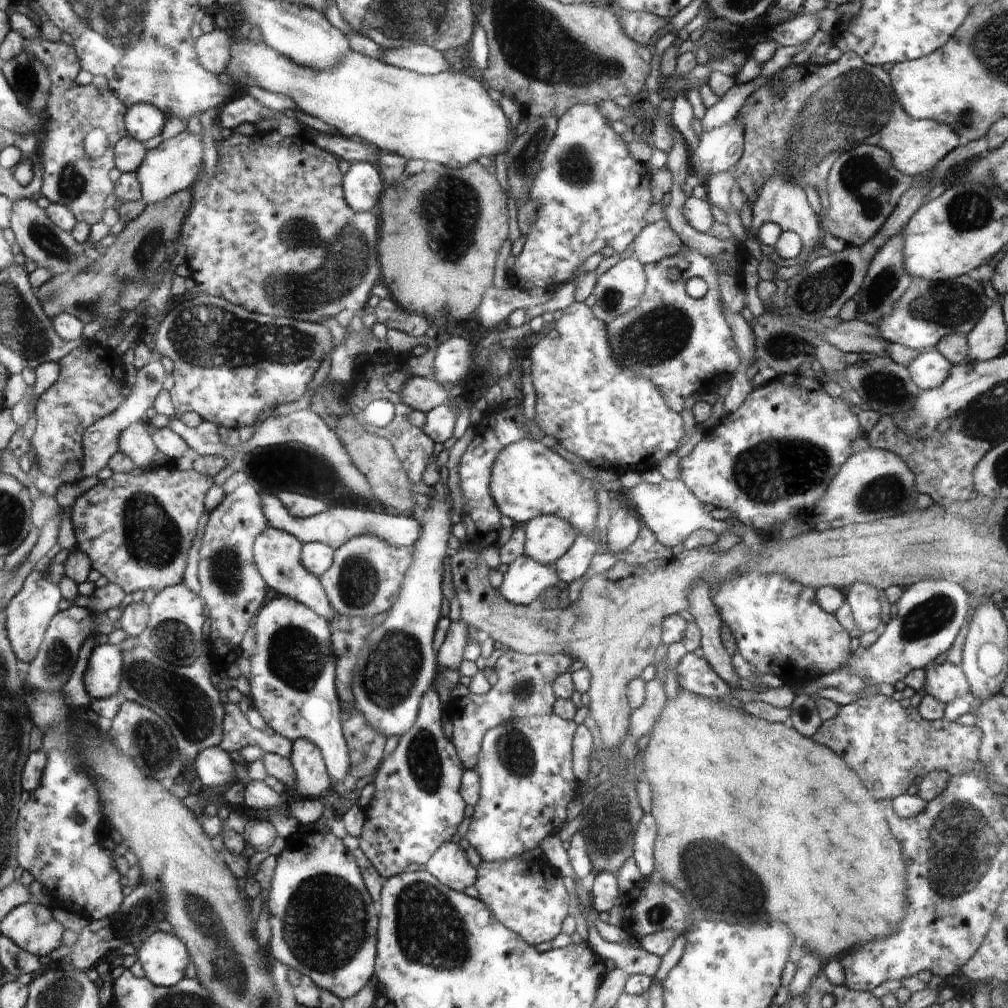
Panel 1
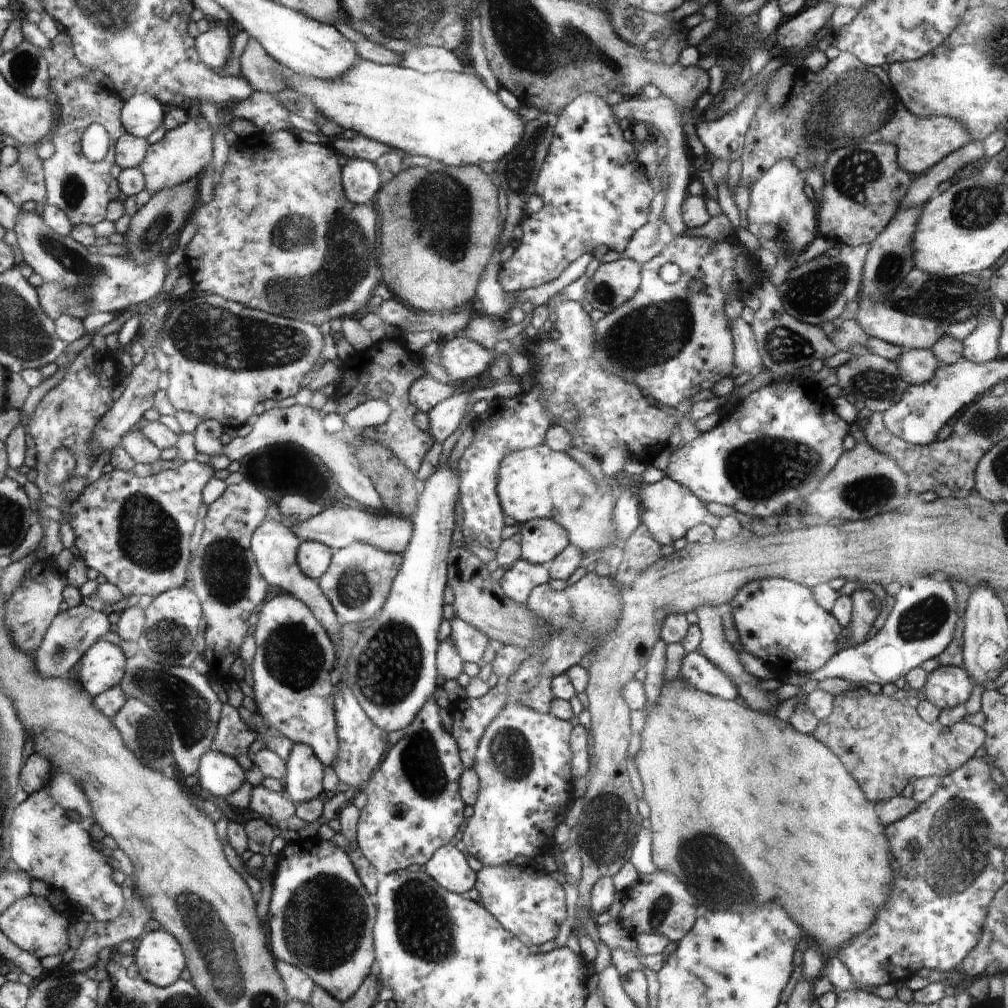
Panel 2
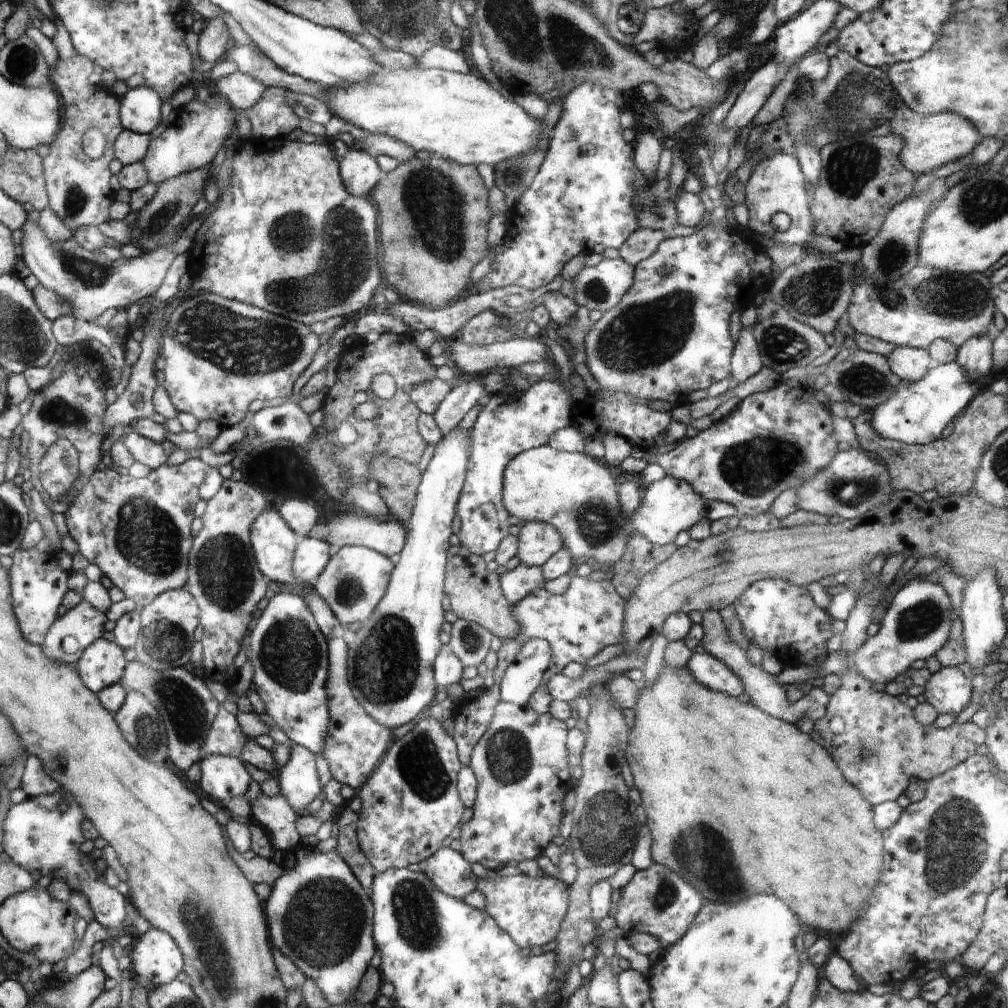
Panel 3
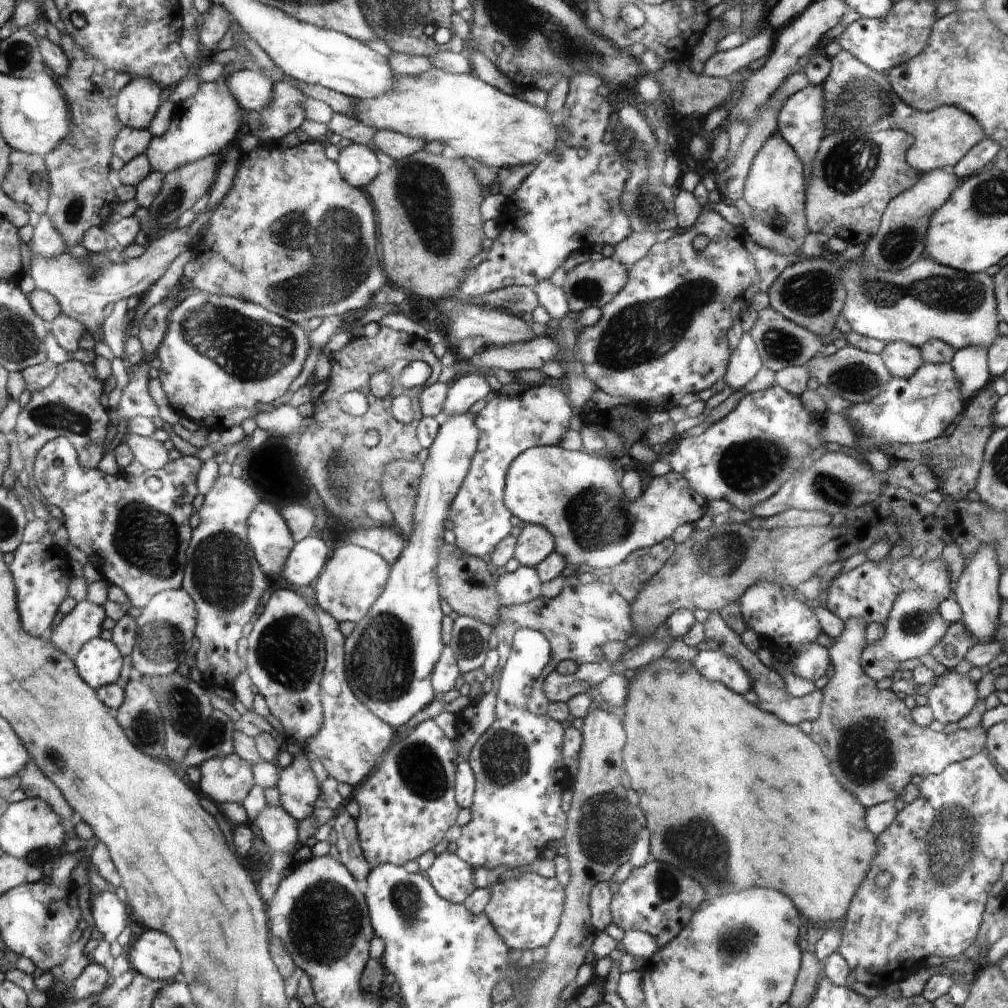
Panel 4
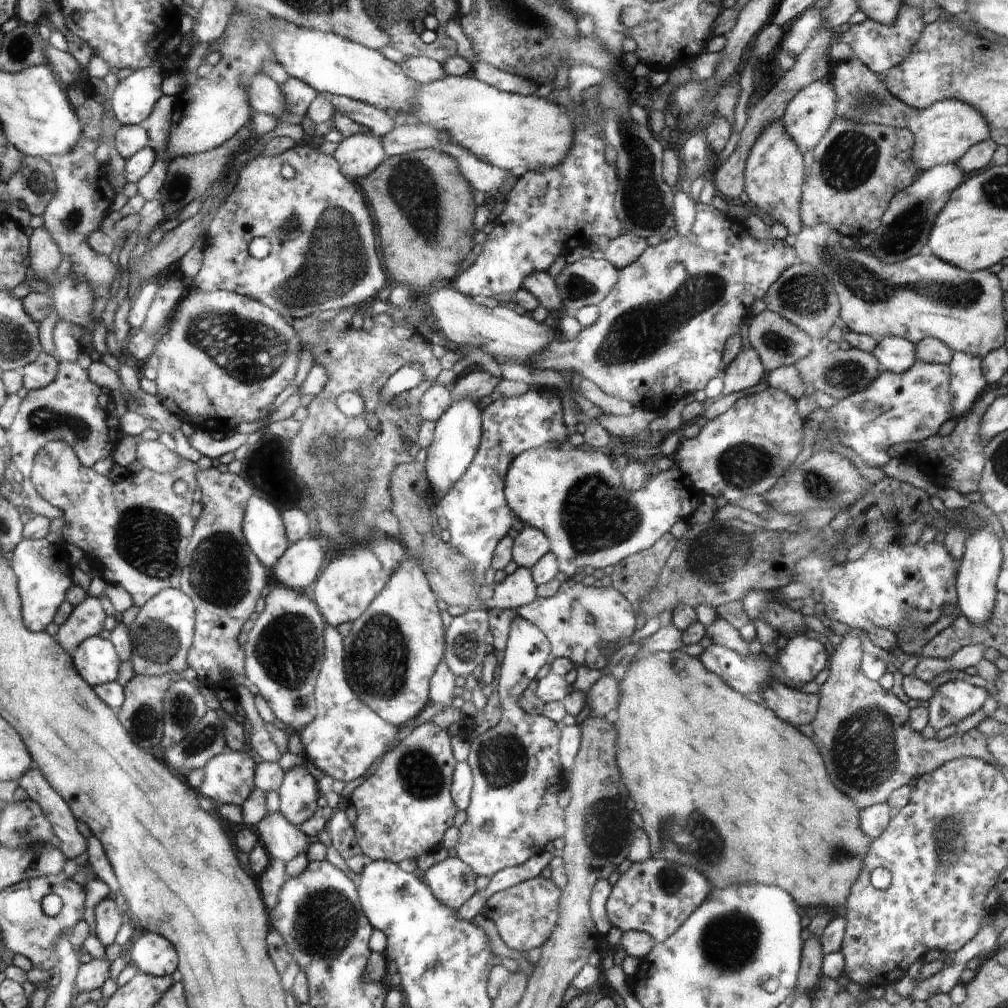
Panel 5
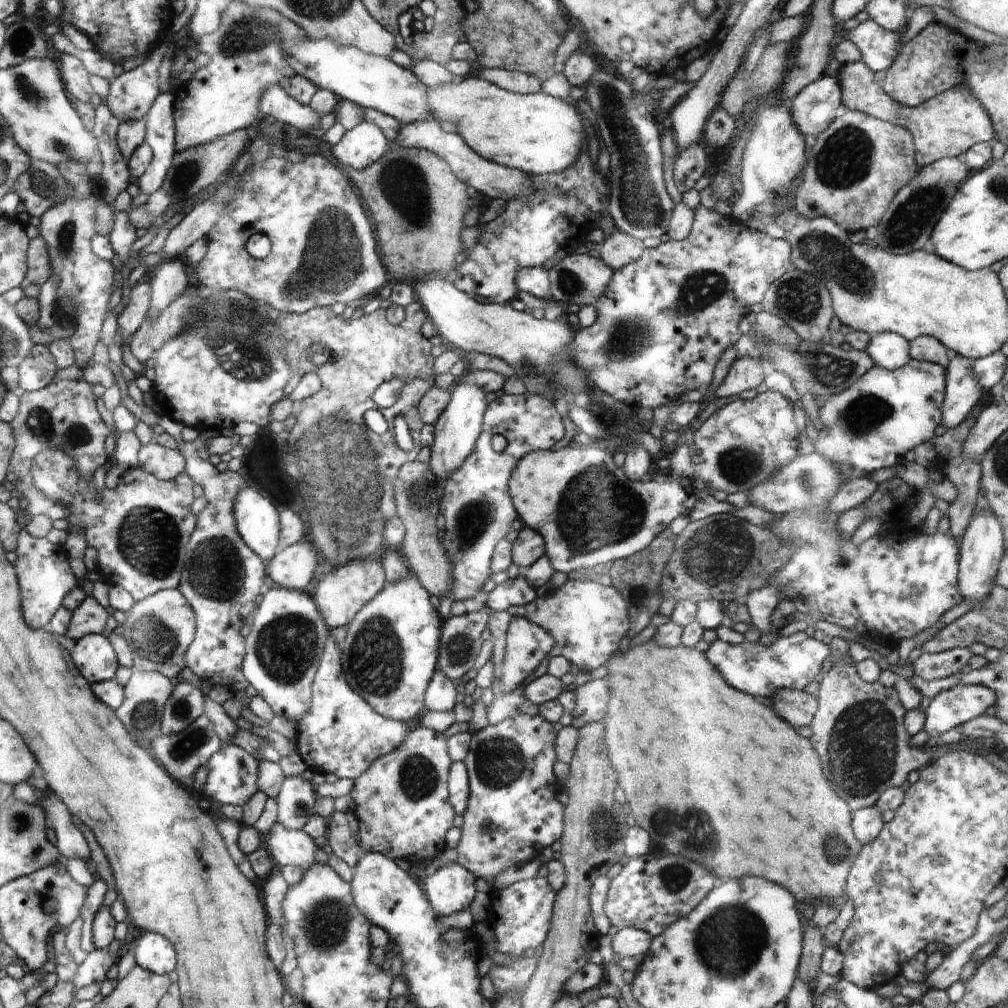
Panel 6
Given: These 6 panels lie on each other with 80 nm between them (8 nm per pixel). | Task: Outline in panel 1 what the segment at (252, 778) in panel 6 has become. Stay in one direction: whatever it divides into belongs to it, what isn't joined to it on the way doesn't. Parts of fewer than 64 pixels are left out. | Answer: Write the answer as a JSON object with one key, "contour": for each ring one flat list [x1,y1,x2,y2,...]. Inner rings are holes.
{"contour":[[208,747,193,762,193,774,199,776,203,788,226,790,235,780,234,761,223,748]]}

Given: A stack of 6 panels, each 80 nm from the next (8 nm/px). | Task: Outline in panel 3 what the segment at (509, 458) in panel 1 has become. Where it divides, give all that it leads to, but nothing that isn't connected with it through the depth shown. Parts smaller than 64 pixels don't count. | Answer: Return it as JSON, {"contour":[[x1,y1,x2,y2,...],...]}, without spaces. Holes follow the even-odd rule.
{"contour":[[547,444,533,449,526,449,516,456,504,473,503,499,508,514,518,520,540,521,555,526,563,537,563,546,573,556,576,563,593,563,597,568,602,564,612,567,626,552,626,542,606,542,606,506,618,502,614,478,610,476,602,462,586,453,558,452],[666,475,664,478,650,483,643,492,642,504,632,516,632,526,638,528,642,535,638,538,648,539,655,545,674,543,674,539,682,530,688,531,696,522,707,517,706,500,687,482]]}

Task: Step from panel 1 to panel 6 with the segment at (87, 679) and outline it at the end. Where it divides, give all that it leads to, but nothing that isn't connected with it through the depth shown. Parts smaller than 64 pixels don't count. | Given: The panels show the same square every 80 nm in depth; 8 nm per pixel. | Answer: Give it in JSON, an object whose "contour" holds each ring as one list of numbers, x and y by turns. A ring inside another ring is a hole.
{"contour":[[86,634,75,642,70,651,71,660,79,668,80,674,88,678,88,682,112,680,119,664,113,647,108,644,108,638,100,634]]}

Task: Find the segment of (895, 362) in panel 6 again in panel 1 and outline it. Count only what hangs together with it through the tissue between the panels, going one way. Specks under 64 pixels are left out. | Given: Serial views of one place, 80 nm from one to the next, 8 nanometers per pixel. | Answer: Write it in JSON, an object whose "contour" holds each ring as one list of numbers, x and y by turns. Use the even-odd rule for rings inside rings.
{"contour":[[936,349,921,351,906,368,910,378,922,390,935,389,951,375,956,365,942,356]]}

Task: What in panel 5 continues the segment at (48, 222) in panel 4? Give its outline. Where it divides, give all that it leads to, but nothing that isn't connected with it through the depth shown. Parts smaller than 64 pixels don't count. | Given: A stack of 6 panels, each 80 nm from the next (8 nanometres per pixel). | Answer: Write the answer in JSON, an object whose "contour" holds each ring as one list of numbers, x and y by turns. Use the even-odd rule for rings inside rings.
{"contour":[[38,228,30,236,30,262,36,278,50,276,62,260,60,248,52,242,46,228]]}

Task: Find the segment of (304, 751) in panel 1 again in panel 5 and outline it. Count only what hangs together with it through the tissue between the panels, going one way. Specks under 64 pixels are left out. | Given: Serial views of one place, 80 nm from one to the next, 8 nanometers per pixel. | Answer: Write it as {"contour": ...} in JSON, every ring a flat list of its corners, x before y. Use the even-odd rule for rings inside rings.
{"contour":[[304,765,290,768,283,774,277,793,280,801,279,811,296,826,306,822,316,812,316,780]]}

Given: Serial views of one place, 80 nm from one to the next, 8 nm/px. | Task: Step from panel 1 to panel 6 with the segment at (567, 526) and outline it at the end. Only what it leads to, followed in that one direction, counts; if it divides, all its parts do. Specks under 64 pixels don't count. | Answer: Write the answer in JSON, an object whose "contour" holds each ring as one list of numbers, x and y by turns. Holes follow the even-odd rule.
{"contour":[[524,527,512,545,512,560,519,567,528,569,538,558,545,554,545,540,538,530]]}

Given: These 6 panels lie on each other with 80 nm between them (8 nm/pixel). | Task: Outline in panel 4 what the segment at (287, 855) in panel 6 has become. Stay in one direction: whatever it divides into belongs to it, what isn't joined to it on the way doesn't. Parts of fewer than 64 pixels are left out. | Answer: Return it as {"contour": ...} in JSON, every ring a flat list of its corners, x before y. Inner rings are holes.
{"contour":[[281,803,266,804,255,818,255,825,260,829,261,840,269,846,272,853,294,854,300,847,297,820]]}

